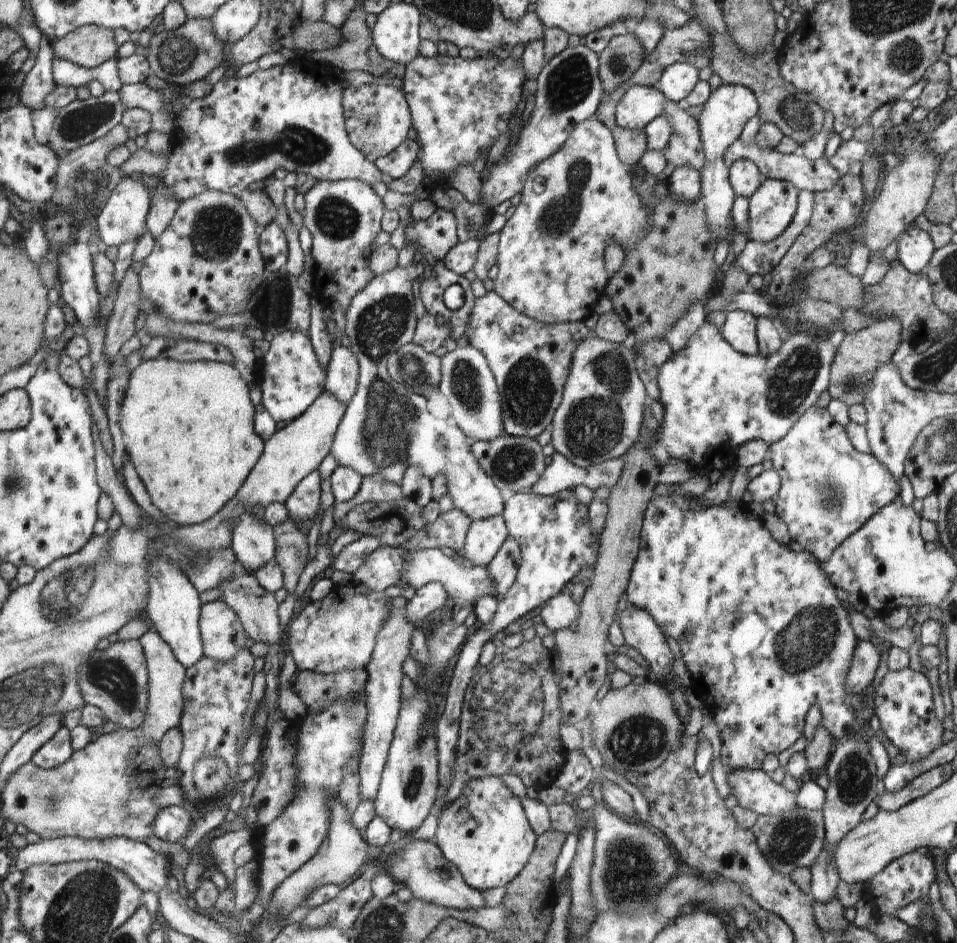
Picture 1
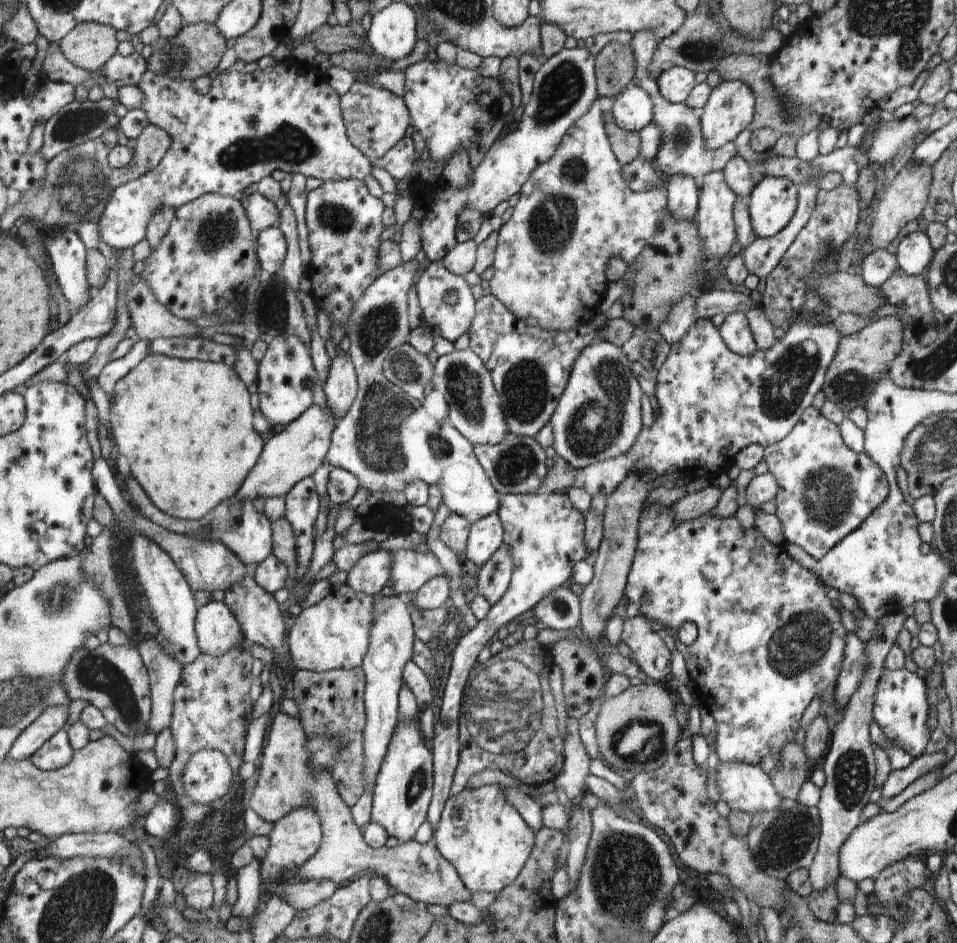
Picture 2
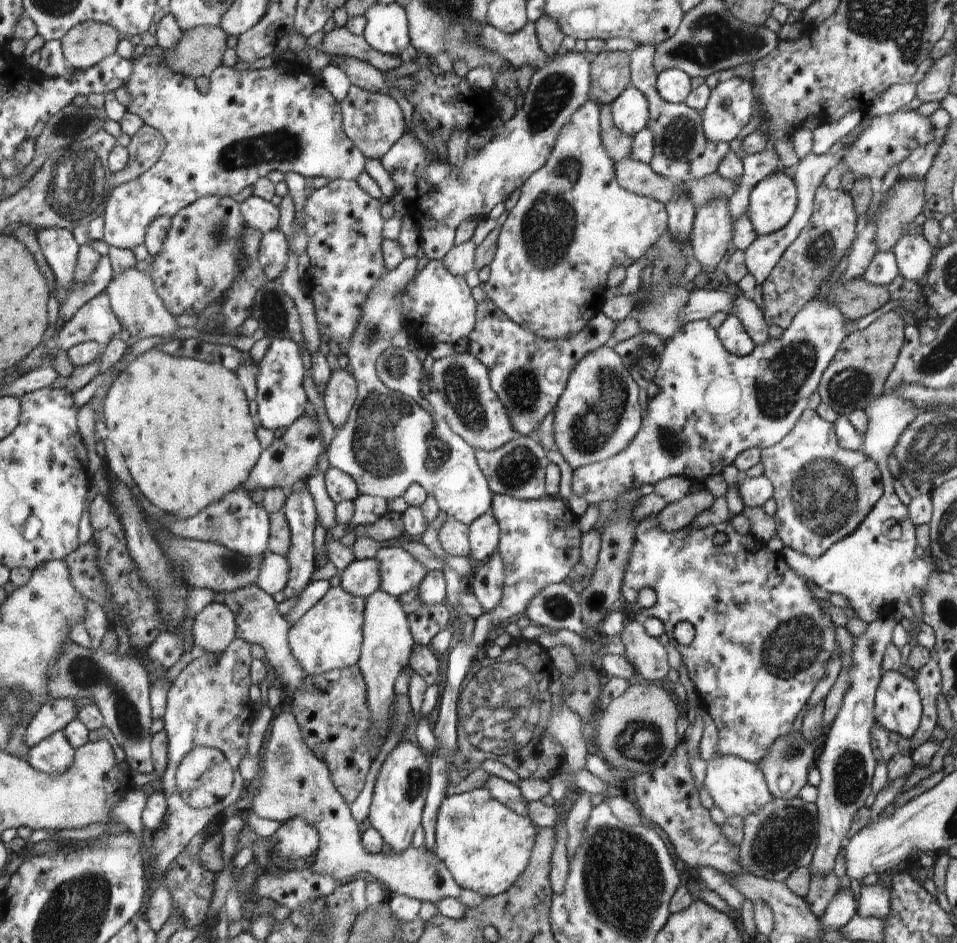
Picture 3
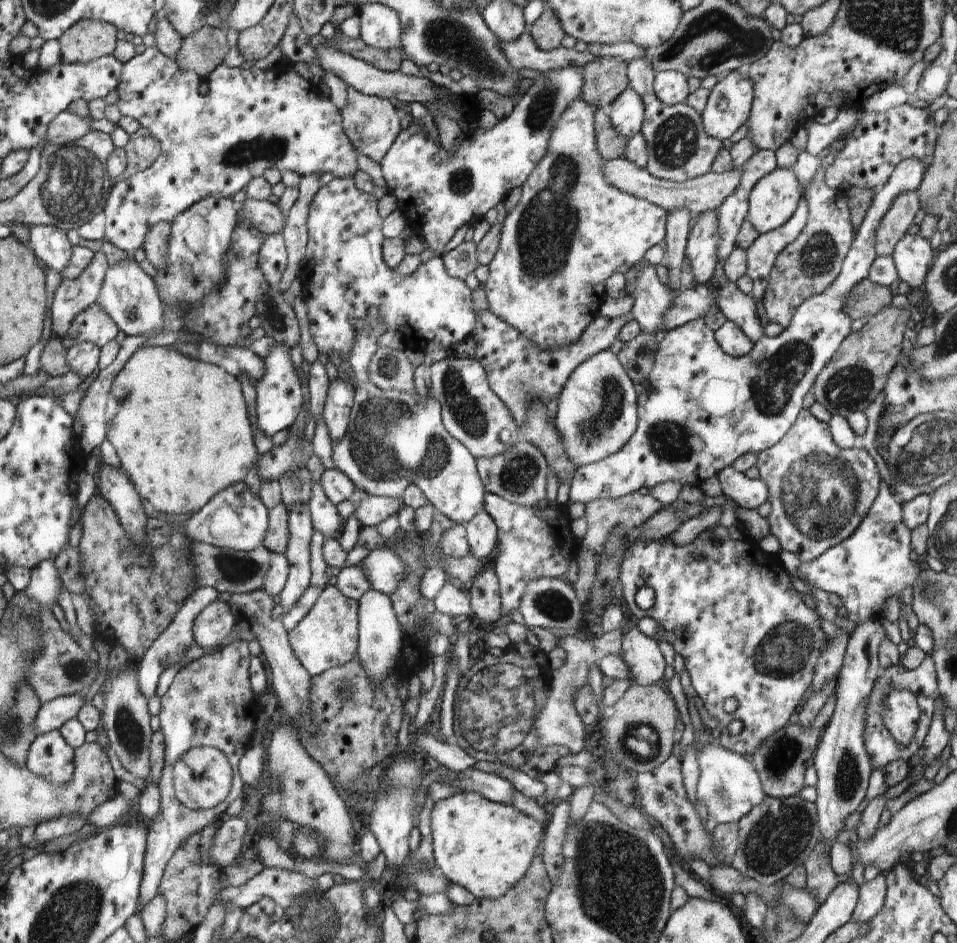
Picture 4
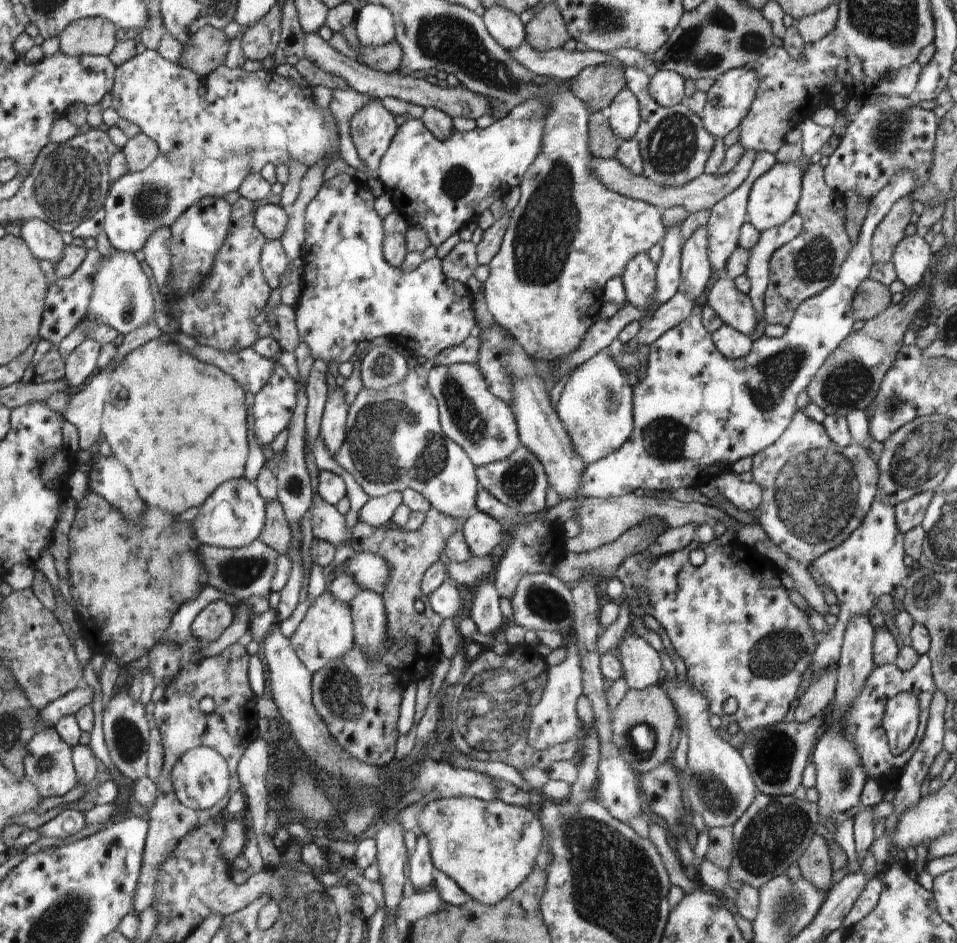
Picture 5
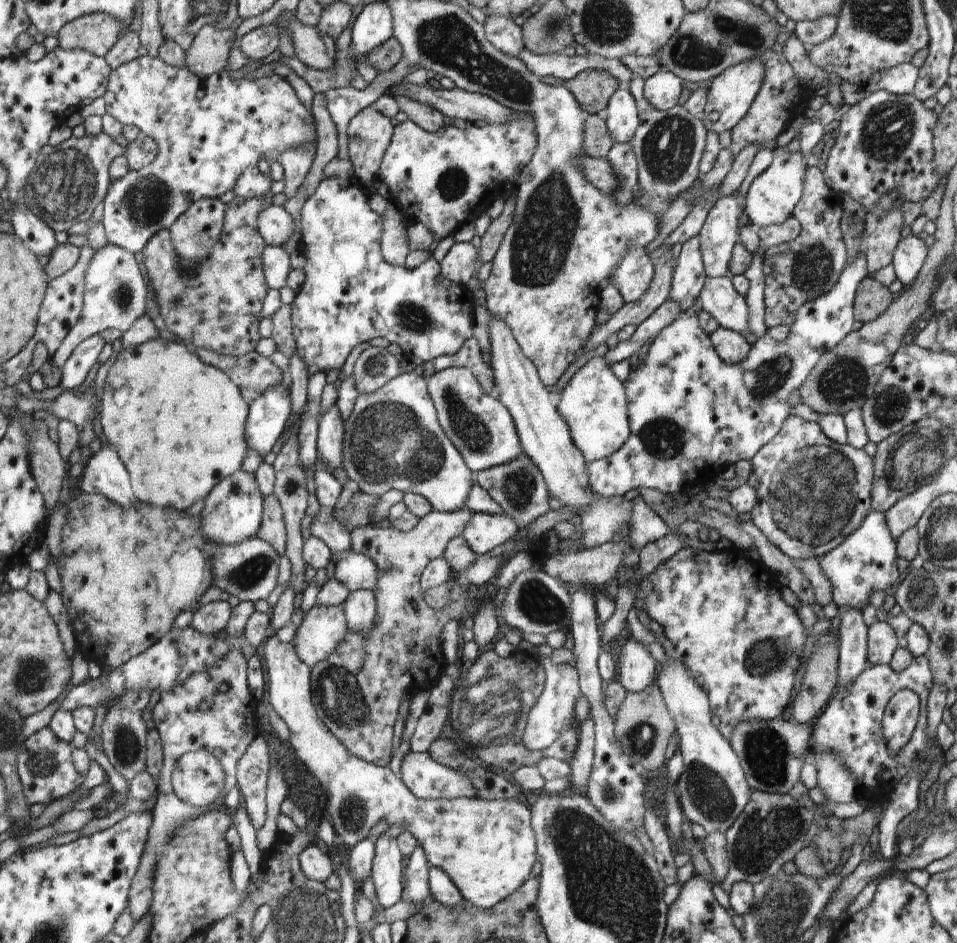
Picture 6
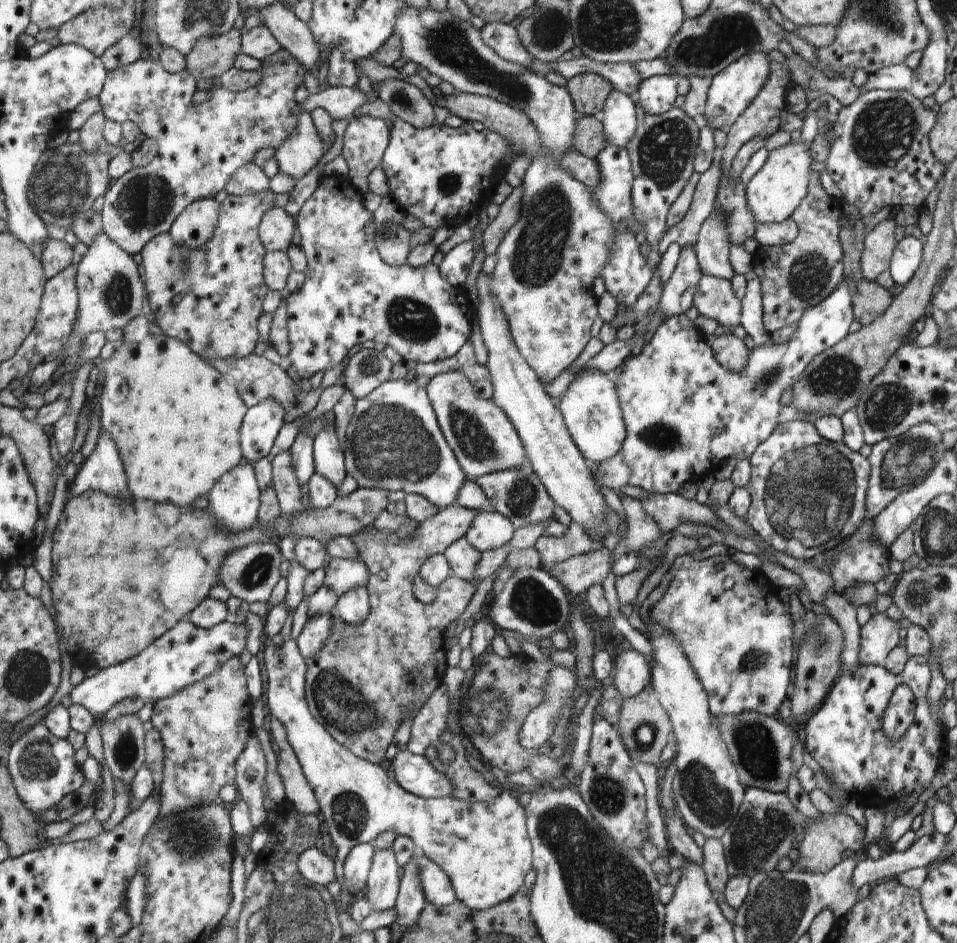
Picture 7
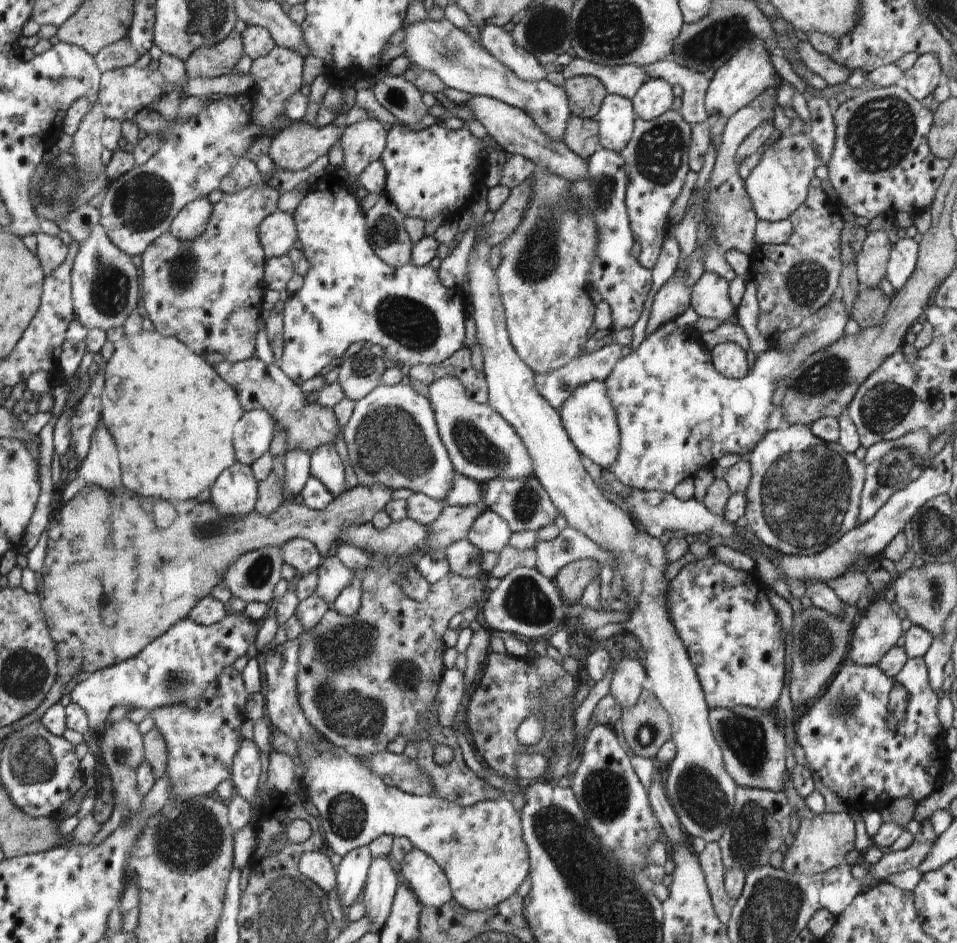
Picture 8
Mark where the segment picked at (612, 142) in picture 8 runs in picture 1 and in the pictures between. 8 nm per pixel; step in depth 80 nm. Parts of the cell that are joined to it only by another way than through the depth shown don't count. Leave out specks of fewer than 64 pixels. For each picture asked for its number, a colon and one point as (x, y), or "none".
1: (639, 105)
2: (633, 109)
3: (631, 109)
4: (627, 112)
5: (624, 113)
6: (622, 115)
7: (620, 113)

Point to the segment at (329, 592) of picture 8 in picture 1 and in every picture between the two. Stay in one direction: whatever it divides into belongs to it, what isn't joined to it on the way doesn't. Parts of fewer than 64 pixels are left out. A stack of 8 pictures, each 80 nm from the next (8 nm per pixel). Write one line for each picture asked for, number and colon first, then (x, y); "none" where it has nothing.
1: (465, 585)
2: (410, 570)
3: (399, 572)
4: (383, 567)
5: (371, 572)
6: (357, 571)
7: (341, 575)

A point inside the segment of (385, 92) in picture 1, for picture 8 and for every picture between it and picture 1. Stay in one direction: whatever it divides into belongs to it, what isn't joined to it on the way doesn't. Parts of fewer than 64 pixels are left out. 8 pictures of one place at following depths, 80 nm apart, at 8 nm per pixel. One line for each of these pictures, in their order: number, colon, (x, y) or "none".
2: (376, 119)
3: (372, 121)
4: (371, 123)
5: (372, 128)
6: (369, 133)
7: (365, 139)
8: (363, 142)

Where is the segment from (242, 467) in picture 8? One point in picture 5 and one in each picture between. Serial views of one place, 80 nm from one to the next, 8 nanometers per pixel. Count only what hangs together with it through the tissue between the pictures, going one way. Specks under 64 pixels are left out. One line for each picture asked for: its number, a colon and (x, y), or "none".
5: (234, 516)
6: (233, 512)
7: (235, 499)

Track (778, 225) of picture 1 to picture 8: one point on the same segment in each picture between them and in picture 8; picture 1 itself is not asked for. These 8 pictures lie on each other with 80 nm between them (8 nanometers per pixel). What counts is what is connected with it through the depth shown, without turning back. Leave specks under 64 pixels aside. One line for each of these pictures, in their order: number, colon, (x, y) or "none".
2: (772, 203)
3: (772, 202)
4: (774, 198)
5: (773, 198)
6: (770, 200)
7: (773, 193)
8: (778, 185)

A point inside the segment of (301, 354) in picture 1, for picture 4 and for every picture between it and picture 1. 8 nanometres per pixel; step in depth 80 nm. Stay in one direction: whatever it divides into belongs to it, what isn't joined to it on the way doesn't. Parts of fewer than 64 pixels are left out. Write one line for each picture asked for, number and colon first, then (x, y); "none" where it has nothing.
2: (286, 370)
3: (280, 398)
4: (280, 398)

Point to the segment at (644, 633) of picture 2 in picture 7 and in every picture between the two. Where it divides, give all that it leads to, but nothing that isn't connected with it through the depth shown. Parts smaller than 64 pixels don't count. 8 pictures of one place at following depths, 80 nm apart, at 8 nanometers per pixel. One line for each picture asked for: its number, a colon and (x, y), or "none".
3: (647, 655)
4: (642, 655)
5: (641, 666)
6: (636, 668)
7: (631, 673)

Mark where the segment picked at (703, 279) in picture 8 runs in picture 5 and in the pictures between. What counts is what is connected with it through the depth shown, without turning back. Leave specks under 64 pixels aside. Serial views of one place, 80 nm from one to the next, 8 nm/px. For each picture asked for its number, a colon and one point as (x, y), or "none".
5: (735, 309)
6: (719, 298)
7: (715, 299)

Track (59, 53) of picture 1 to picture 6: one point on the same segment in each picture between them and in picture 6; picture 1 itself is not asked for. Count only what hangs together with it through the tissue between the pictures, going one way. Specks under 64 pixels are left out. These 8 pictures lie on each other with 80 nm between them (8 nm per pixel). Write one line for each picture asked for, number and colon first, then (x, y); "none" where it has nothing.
2: (89, 45)
3: (86, 44)
4: (88, 39)
5: (93, 36)
6: (97, 32)

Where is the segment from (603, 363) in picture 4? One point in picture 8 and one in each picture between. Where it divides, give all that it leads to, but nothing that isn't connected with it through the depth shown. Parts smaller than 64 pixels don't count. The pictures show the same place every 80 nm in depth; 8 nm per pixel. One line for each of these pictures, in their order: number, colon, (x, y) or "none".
5: (596, 406)
6: (594, 404)
7: (591, 411)
8: (589, 417)

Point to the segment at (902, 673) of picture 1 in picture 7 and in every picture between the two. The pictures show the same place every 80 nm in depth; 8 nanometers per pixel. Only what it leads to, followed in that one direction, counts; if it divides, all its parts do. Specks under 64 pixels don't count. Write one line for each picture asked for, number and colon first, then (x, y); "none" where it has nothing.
2: (901, 706)
3: (898, 707)
4: (901, 713)
5: (900, 719)
6: (900, 716)
7: (899, 714)

